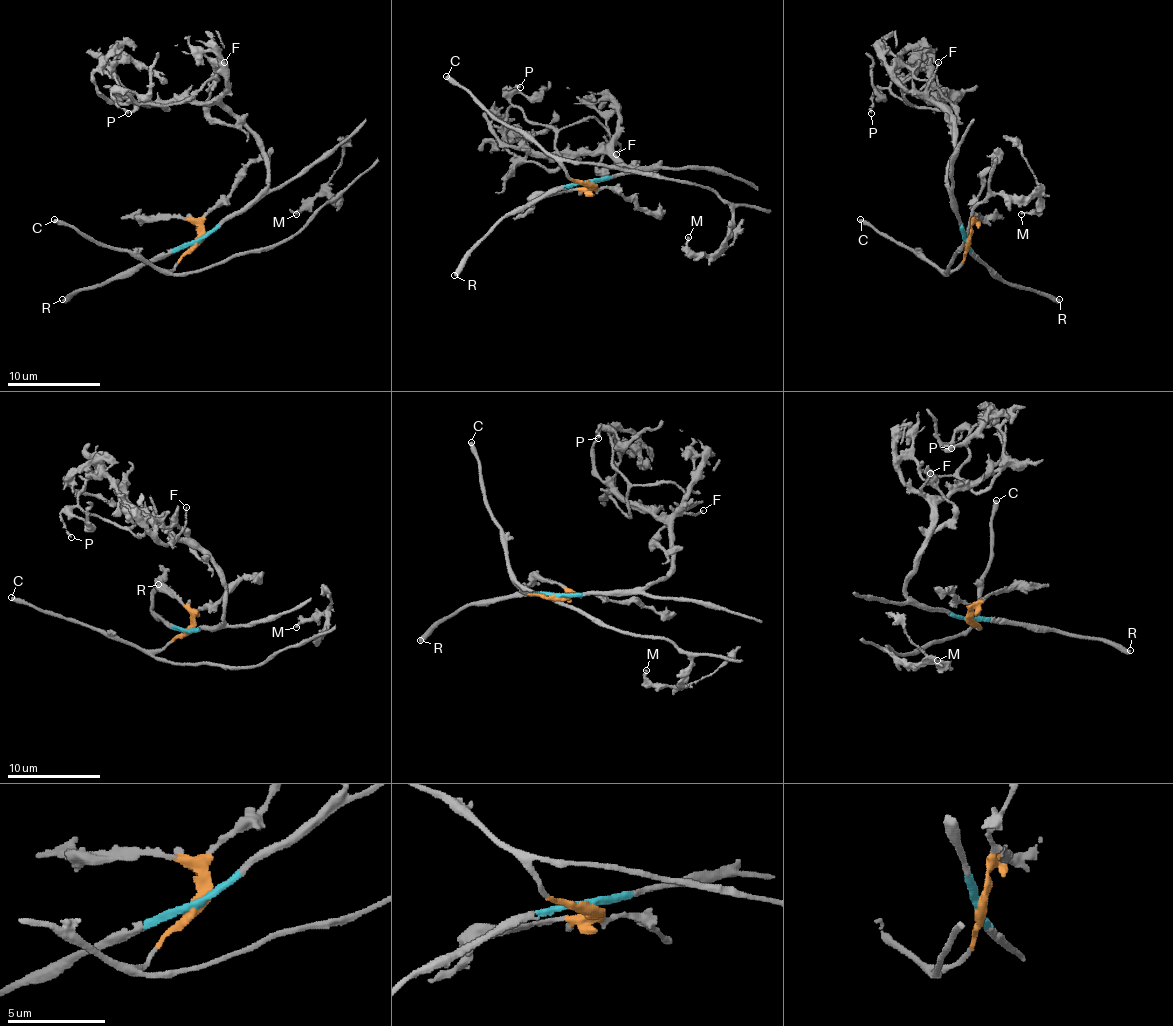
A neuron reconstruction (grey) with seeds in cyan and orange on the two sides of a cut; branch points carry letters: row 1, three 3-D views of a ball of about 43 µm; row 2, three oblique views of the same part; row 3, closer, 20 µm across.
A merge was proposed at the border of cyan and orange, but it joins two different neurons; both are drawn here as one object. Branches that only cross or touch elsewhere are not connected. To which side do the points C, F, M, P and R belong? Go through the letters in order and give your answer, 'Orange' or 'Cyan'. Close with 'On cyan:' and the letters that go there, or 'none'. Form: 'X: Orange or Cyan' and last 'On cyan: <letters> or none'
C: Orange
F: Cyan
M: Orange
P: Cyan
R: Cyan
On cyan: F, P, R

